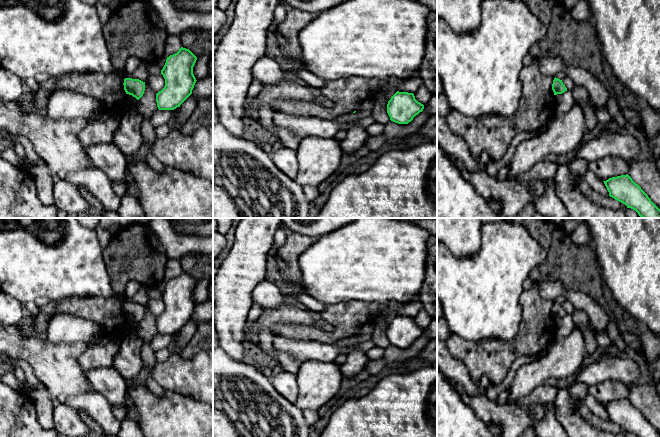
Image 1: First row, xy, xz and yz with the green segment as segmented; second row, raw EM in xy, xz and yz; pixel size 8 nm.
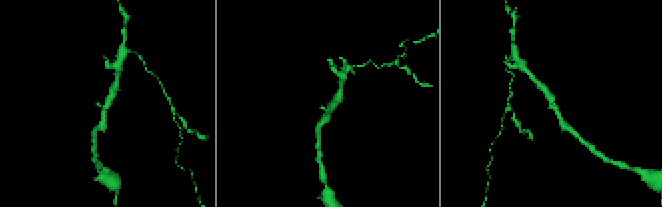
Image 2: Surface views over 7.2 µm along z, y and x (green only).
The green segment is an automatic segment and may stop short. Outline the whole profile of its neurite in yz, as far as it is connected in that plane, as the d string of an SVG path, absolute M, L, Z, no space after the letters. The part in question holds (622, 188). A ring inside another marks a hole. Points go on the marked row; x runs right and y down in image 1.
M628 174L603 182L610 197L635 210L641 218L660 218L660 209Z

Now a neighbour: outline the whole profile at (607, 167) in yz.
M606 156L588 164L590 169L600 180L628 174L629 165L624 159L616 156Z

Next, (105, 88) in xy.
M75 72L62 75L56 81L54 89L67 89L90 96L102 103L103 110L111 108L114 100L122 99L126 95L124 79L117 73Z

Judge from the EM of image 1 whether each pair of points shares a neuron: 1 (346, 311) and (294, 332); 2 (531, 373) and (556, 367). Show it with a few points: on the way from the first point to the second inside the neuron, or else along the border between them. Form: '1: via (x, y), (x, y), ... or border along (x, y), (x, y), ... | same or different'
1: via (341, 327), (333, 335), (310, 334) | same
2: via (537, 372), (550, 367) | same

